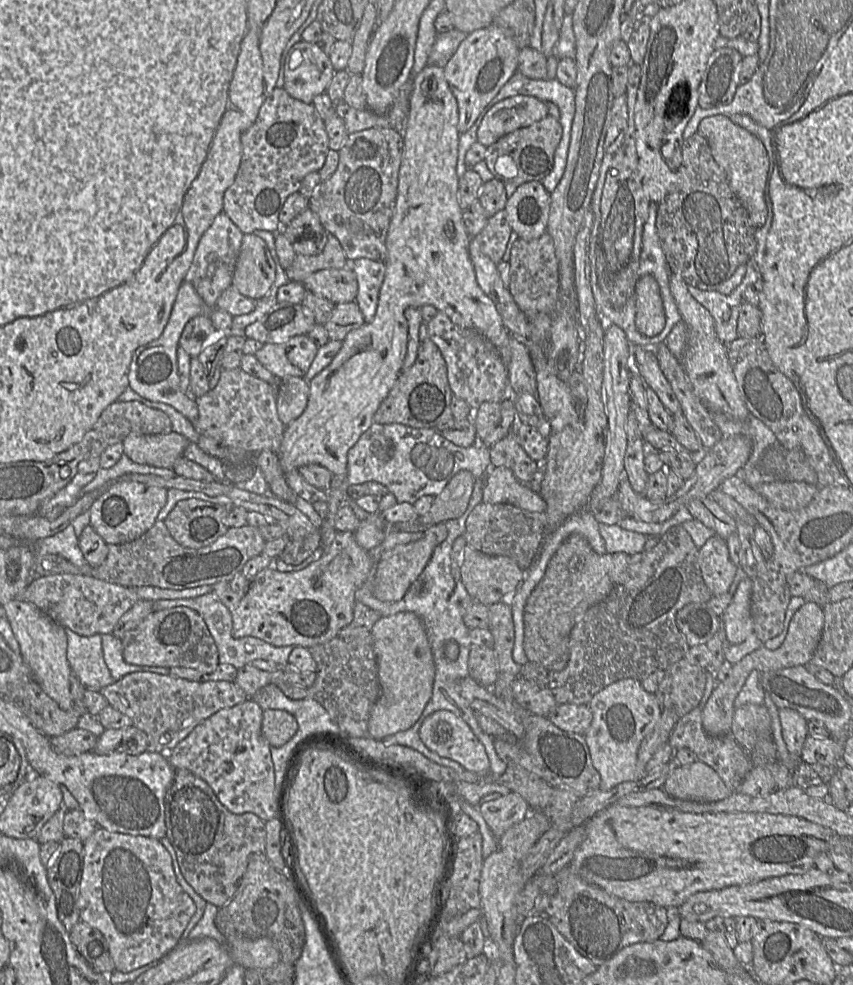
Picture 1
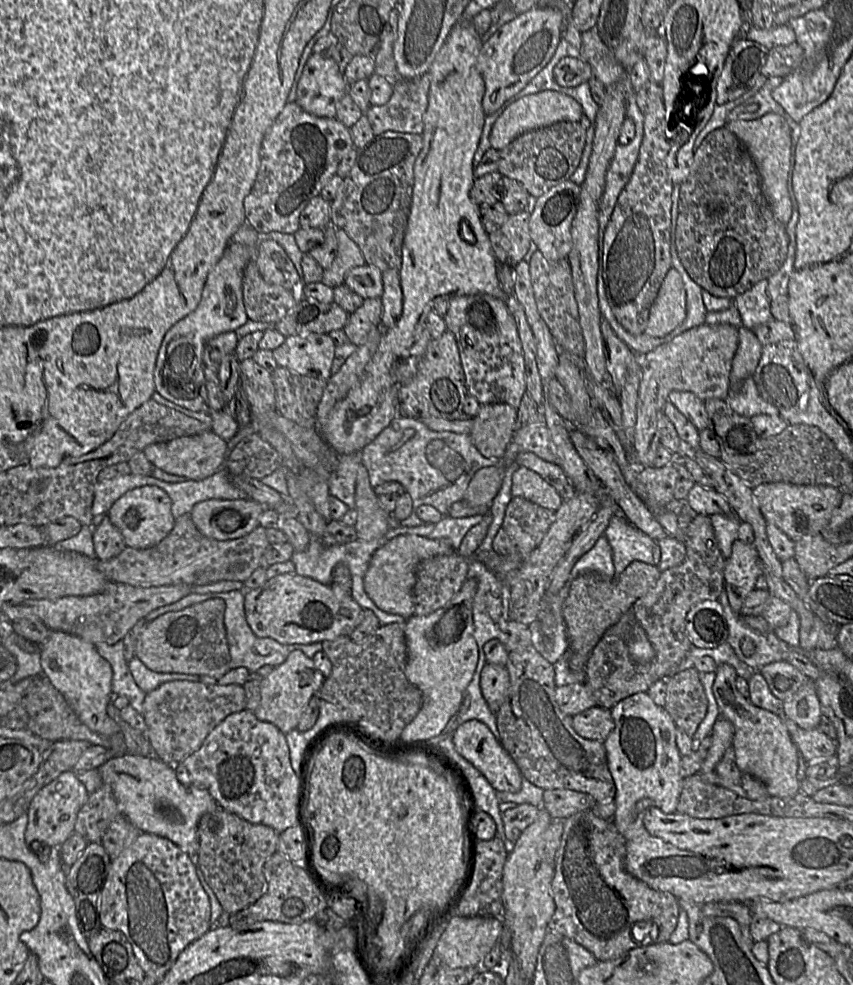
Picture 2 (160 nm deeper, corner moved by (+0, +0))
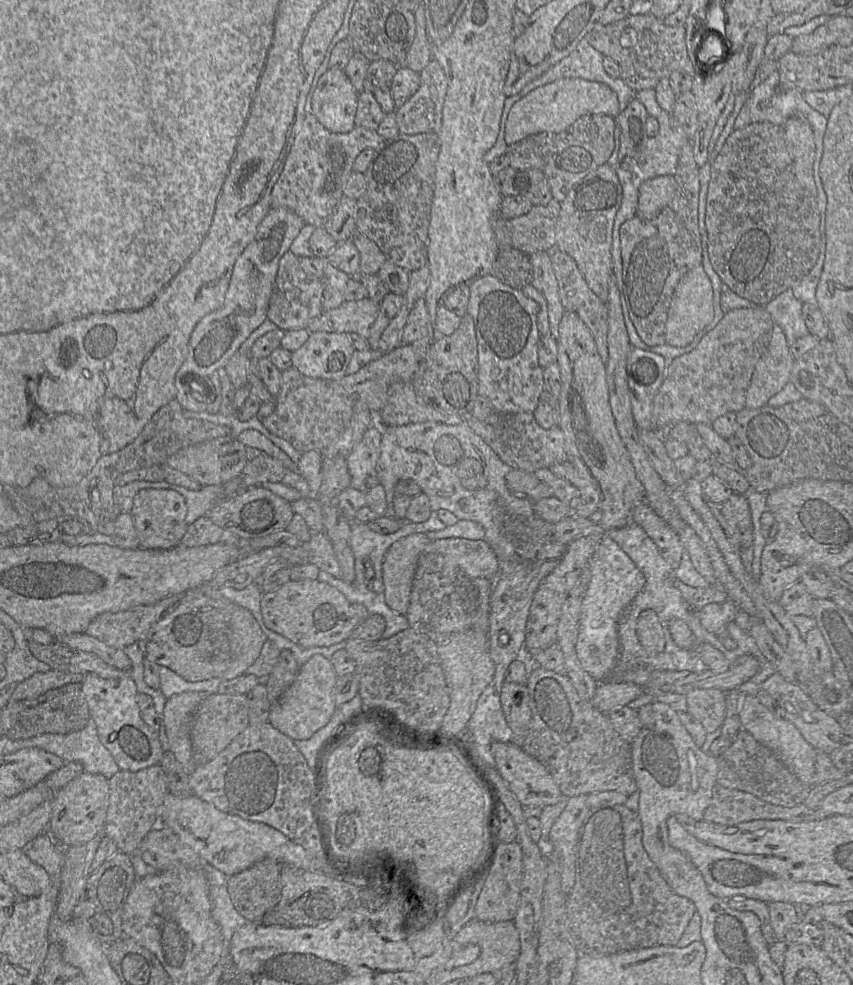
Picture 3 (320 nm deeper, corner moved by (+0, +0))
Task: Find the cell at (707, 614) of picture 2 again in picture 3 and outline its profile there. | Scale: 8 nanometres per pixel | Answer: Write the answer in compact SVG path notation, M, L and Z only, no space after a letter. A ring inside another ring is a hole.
M727 599L722 602L708 603L702 606L697 614L701 625L710 633L716 635L726 649L733 649L735 642L727 633L727 625L735 622L738 607Z

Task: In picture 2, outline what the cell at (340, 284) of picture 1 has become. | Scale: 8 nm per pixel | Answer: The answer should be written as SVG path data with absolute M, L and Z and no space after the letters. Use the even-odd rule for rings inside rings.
M375 266L355 267L346 273L344 285L363 299L380 298L383 293L382 271Z

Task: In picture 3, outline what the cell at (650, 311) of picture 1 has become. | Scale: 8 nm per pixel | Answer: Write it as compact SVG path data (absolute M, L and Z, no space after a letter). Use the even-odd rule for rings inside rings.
M700 265L687 272L676 287L665 326L666 343L676 347L689 345L713 318L713 287L707 273Z

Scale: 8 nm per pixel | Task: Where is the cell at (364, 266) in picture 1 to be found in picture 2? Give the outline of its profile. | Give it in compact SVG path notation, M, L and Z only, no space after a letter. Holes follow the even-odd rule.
M397 270L382 272L383 293L380 297L383 307L382 327L392 328L400 318L403 310L403 293Z

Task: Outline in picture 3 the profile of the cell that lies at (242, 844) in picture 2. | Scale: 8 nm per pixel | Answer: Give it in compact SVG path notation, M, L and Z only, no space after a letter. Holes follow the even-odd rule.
M263 859L227 877L226 887L237 912L248 921L260 921L281 896L281 864Z

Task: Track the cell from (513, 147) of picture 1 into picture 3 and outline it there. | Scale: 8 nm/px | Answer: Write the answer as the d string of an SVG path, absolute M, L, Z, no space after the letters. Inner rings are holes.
M587 115L576 120L565 131L532 135L508 146L505 156L516 171L539 170L544 173L557 202L564 200L570 189L610 159L615 146L615 117Z

